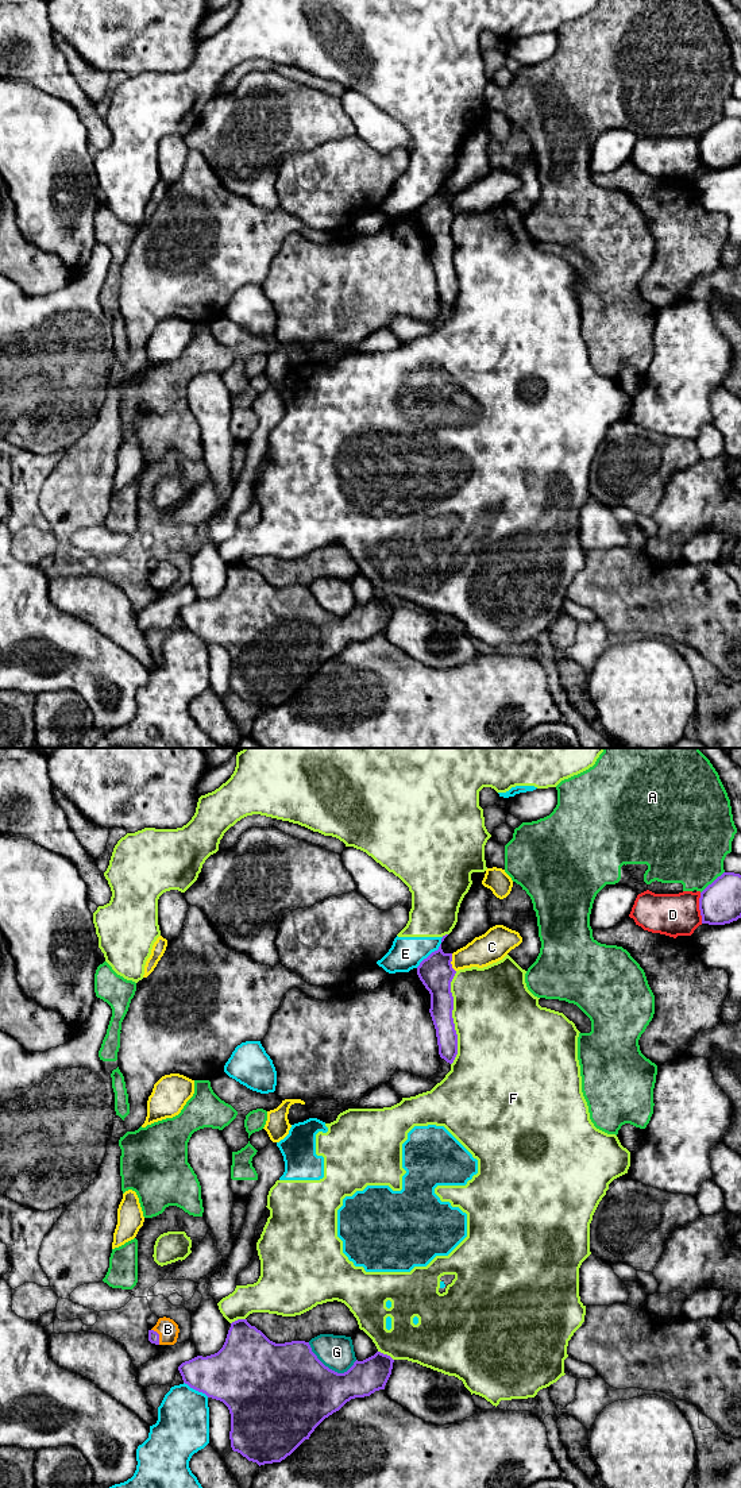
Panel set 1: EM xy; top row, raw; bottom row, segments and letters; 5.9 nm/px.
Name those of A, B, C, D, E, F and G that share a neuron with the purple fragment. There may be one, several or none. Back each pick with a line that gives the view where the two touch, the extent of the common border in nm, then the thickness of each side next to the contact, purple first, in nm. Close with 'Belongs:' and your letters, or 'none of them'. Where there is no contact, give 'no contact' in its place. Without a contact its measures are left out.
B: xy | 110 nm | 60/120 nm
Belongs: B

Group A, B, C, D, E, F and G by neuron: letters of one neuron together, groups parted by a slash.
A / B / C / D / E F / G

